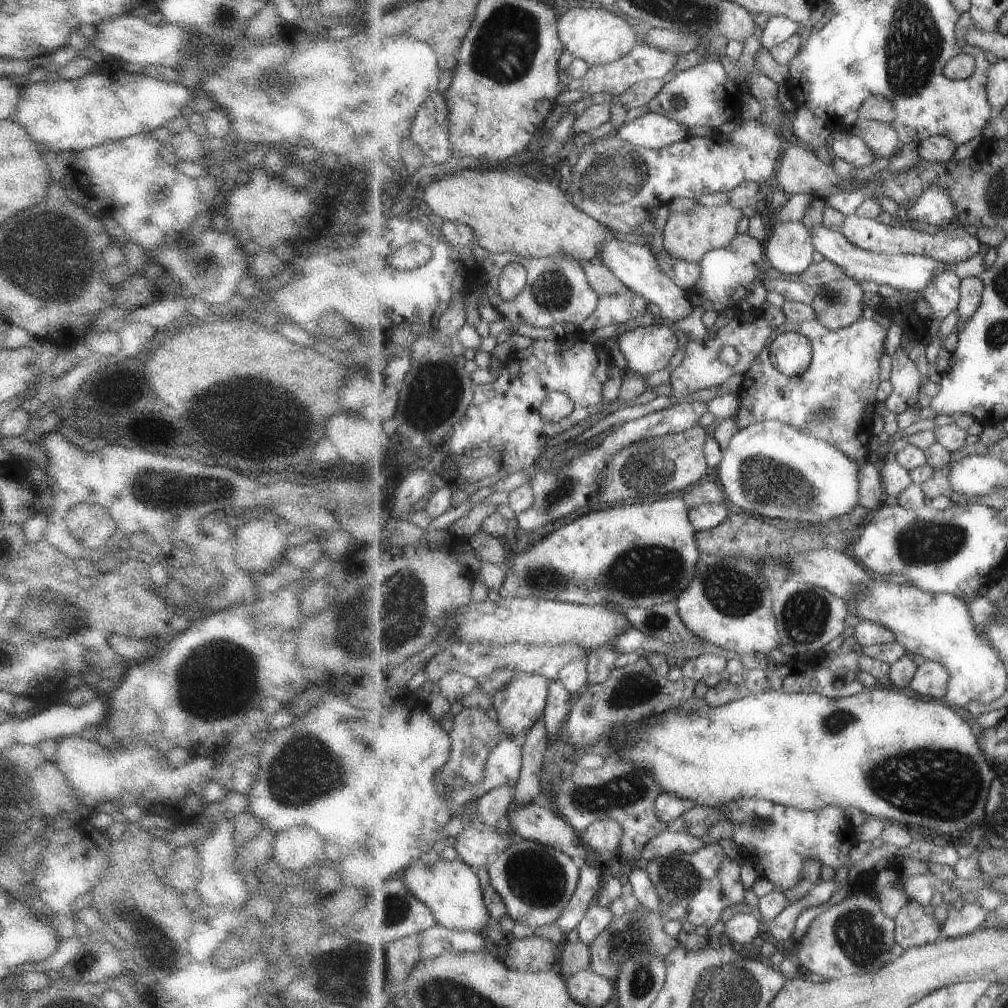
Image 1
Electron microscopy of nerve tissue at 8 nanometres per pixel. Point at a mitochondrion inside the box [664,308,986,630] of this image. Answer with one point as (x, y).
(923, 541)

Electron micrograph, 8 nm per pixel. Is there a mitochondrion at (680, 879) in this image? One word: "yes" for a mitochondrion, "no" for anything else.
yes

